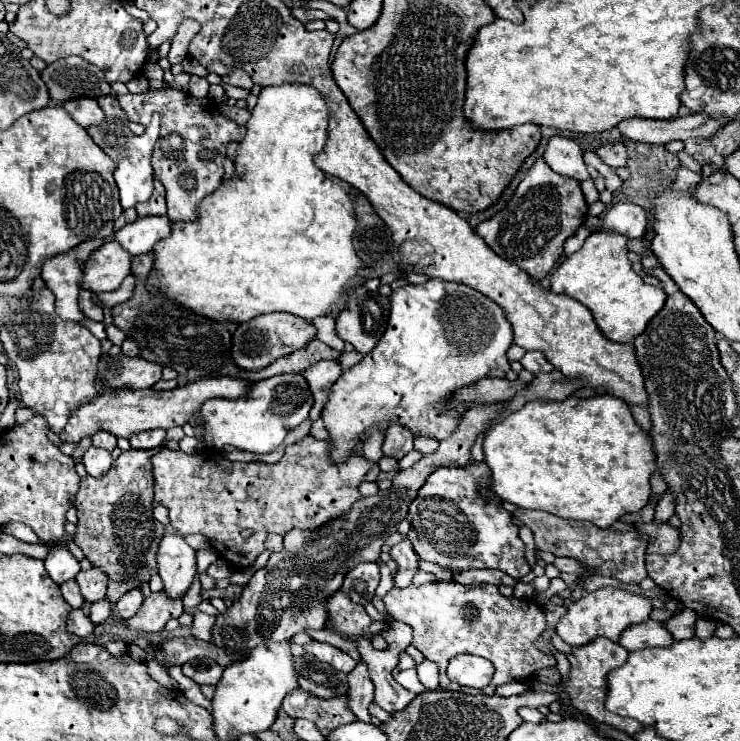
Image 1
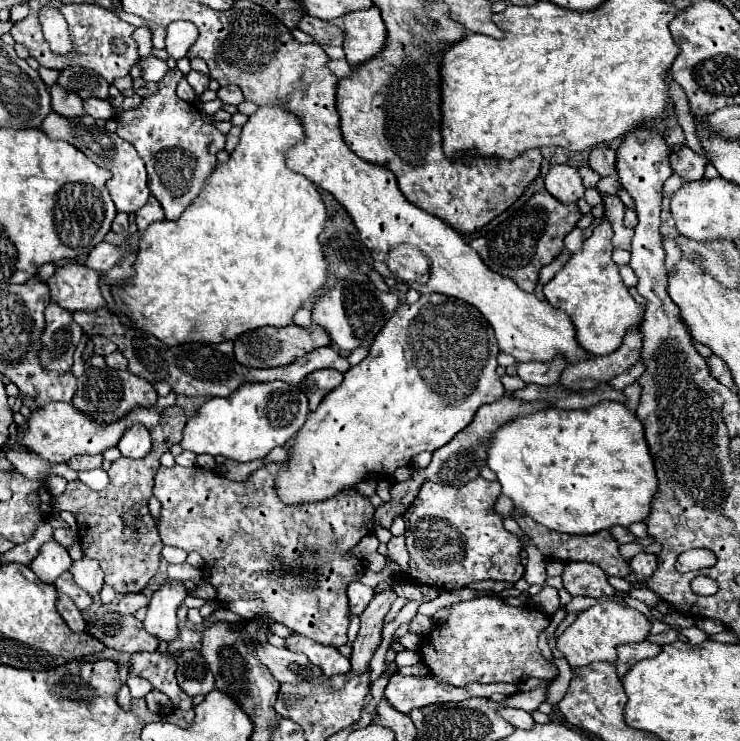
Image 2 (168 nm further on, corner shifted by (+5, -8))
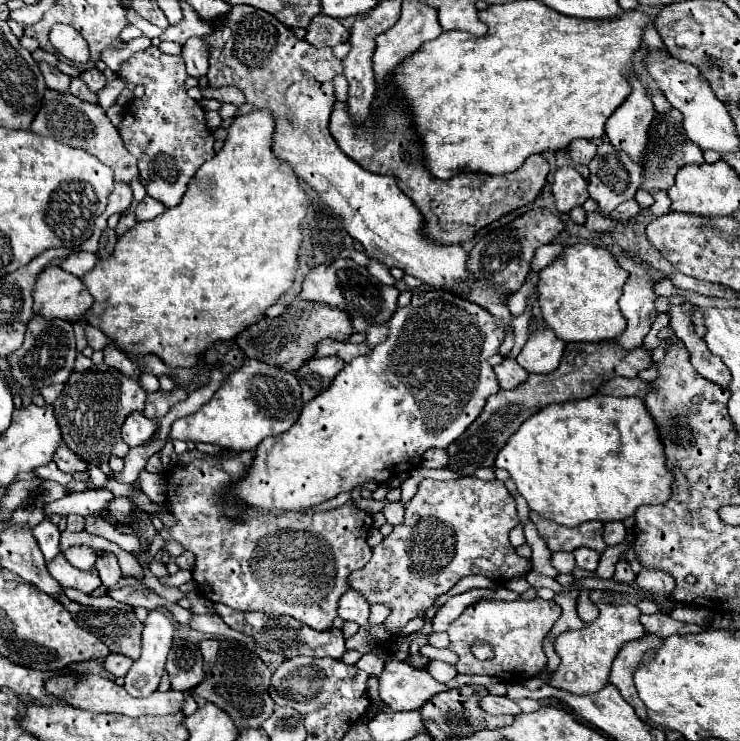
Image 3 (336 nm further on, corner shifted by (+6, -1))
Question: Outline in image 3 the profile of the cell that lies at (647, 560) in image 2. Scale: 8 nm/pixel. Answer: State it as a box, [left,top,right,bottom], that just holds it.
[636,567,676,595]

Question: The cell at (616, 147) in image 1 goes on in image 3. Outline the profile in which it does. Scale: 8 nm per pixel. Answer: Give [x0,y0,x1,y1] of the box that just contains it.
[570,139,598,165]

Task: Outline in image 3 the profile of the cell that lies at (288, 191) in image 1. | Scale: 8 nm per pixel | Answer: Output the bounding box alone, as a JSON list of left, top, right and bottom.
[82,109,306,367]

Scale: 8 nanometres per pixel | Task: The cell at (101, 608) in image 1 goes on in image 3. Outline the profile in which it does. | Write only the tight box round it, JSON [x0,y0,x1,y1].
[96,553,122,589]

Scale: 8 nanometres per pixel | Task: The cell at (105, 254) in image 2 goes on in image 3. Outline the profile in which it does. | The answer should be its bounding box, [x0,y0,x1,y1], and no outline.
[60,251,98,277]

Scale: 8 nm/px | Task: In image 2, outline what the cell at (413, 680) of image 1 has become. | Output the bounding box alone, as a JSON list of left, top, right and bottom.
[385,674,483,714]

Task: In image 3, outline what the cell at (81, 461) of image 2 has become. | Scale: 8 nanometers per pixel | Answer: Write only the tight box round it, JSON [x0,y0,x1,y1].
[54,445,88,473]

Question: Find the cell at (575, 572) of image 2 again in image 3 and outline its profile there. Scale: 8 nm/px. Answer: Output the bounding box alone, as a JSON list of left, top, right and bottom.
[574,549,600,571]

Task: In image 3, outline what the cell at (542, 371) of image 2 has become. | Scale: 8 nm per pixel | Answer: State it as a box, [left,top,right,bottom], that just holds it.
[516,327,566,373]

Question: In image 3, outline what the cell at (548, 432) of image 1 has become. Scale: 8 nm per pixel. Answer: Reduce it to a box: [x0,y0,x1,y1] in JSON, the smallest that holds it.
[496,397,672,527]

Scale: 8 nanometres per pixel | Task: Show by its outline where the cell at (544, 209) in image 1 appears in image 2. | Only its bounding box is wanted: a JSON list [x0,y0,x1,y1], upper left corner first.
[471,192,581,292]

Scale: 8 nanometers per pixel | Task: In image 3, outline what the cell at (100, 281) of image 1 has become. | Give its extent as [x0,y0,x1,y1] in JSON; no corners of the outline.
[34,267,94,321]

